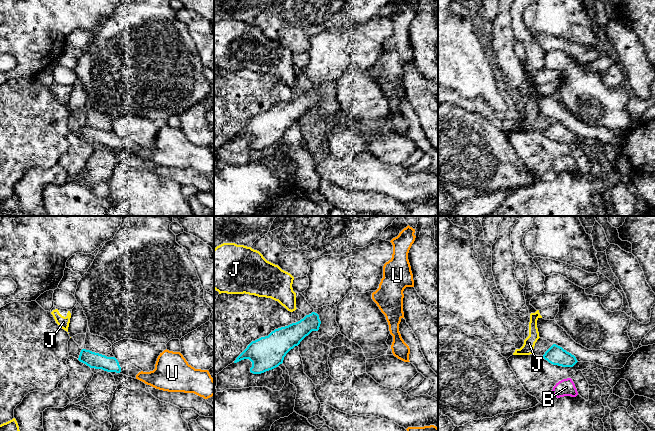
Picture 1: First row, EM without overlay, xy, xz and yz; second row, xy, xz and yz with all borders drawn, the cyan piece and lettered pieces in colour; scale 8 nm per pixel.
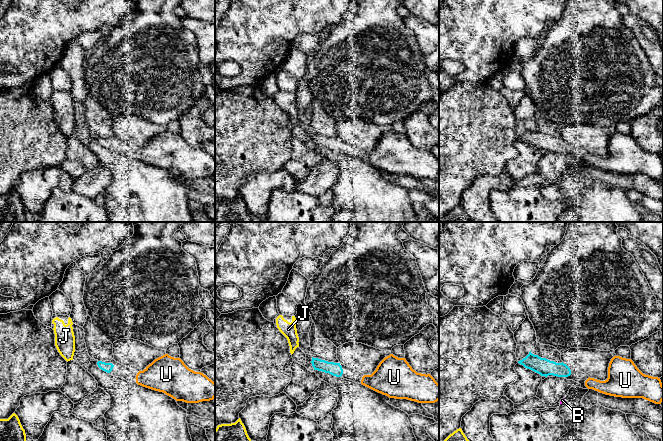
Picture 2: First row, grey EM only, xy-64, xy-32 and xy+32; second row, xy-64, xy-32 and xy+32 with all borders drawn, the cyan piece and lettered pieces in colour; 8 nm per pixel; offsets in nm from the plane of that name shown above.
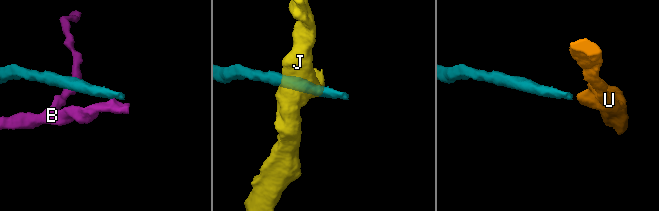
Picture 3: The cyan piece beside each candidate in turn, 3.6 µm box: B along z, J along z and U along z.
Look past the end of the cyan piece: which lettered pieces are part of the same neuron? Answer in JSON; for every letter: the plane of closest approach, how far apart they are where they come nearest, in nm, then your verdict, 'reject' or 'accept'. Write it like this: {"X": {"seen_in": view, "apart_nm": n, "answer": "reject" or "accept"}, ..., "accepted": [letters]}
{"B": {"seen_in": "yz", "apart_nm": 100, "answer": "reject"}, "J": {"seen_in": "xz", "apart_nm": 90, "answer": "reject"}, "U": {"seen_in": "xy", "apart_nm": 130, "answer": "accept"}, "accepted": ["U"]}

